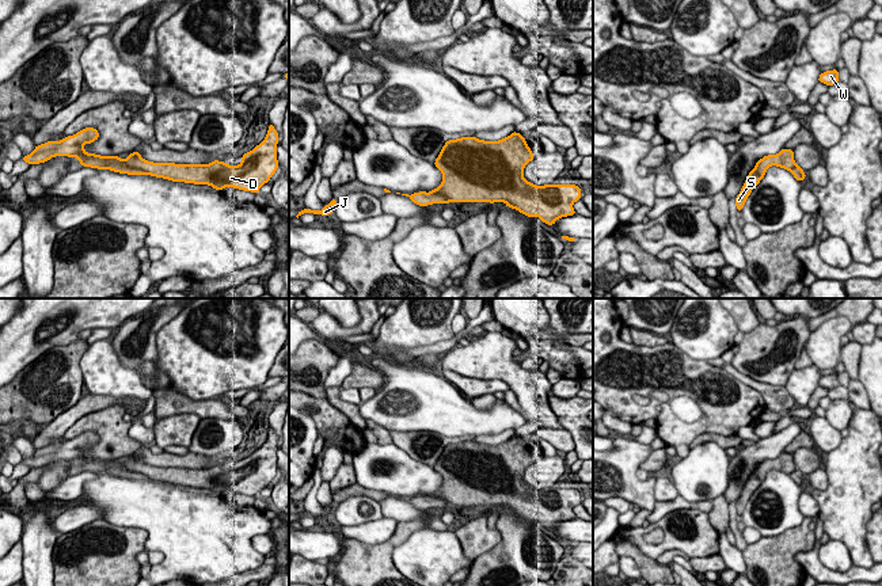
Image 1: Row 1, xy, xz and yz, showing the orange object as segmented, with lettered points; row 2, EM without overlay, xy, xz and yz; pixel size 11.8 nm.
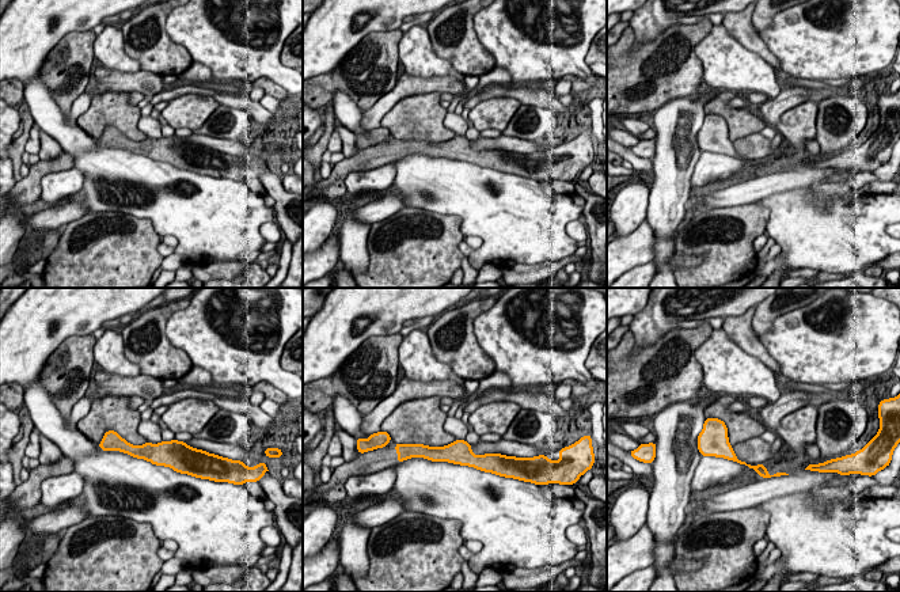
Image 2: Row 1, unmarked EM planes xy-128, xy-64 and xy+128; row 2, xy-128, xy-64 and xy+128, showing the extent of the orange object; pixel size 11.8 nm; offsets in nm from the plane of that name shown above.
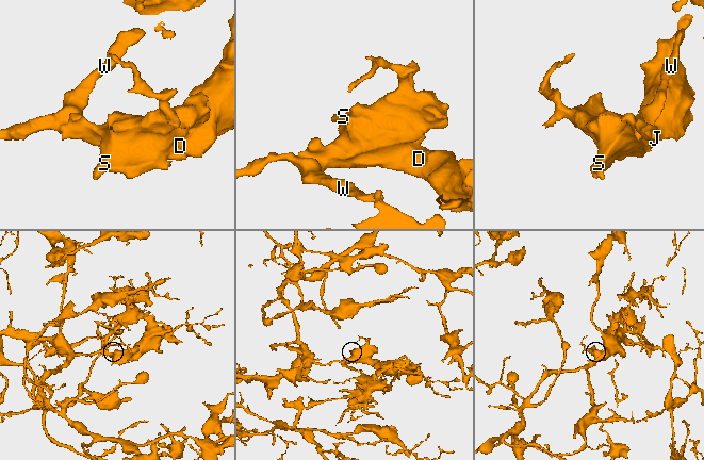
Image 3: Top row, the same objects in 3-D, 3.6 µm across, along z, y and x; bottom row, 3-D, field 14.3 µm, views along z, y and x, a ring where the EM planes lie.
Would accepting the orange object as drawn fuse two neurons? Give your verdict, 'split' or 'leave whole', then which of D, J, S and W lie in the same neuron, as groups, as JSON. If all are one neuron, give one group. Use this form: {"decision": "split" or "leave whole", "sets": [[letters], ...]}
{"decision": "split", "sets": [["D", "S"], ["J", "W"]]}

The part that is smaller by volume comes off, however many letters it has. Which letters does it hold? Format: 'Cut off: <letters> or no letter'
Cut off: D, S

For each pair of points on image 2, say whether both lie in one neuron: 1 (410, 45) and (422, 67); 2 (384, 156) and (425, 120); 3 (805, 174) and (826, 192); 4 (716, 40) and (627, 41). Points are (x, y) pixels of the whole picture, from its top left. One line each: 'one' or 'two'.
1: one
2: two
3: two
4: two

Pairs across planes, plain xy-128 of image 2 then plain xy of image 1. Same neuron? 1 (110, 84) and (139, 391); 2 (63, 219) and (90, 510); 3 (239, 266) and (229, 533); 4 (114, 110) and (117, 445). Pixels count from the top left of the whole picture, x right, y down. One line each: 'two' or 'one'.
1: two
2: one
3: two
4: one

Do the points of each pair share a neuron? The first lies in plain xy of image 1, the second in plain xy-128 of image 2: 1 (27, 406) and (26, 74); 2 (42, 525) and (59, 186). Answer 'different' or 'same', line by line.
1: different
2: different

